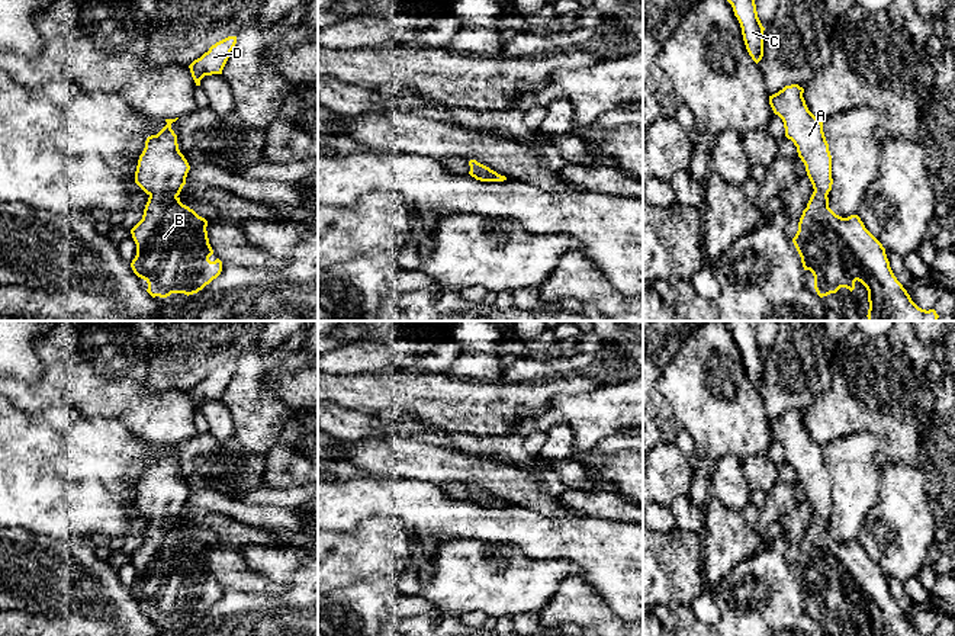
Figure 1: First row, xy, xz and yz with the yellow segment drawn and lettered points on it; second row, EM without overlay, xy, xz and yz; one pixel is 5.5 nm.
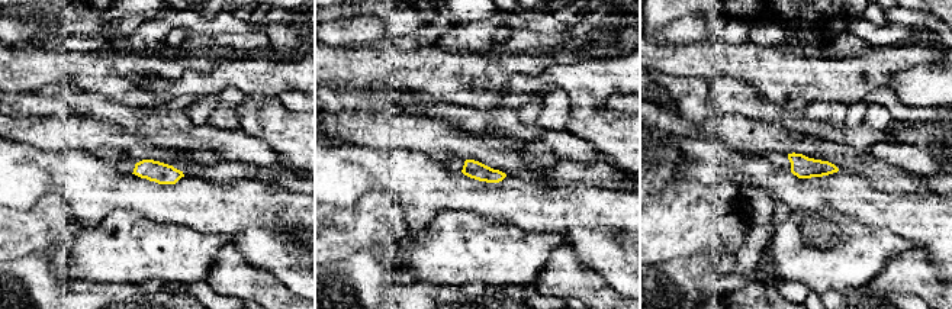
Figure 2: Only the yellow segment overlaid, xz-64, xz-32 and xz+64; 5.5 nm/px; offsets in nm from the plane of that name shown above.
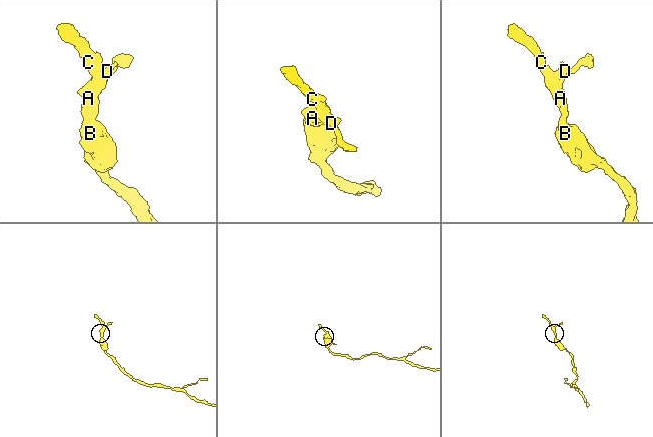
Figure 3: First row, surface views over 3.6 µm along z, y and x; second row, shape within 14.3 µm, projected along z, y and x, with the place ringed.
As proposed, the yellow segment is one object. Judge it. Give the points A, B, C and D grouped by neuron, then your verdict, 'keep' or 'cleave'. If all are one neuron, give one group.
A B C D | keep

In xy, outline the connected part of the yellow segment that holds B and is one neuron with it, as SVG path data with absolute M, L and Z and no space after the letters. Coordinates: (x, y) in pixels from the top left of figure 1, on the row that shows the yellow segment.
M165 119L167 125L147 138L135 171L135 183L149 197L142 219L131 229L136 244L131 267L148 283L152 298L197 293L222 272L219 258L209 260L208 221L179 197L190 166L171 129L177 119Z

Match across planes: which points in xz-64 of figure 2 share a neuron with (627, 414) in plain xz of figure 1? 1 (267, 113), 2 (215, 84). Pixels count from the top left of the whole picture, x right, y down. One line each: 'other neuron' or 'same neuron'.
1: other neuron
2: same neuron

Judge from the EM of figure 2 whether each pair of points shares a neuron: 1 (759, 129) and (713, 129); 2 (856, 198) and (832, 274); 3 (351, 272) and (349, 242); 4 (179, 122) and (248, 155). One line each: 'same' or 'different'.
1: same
2: different
3: different
4: same

